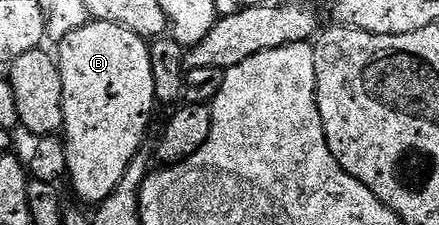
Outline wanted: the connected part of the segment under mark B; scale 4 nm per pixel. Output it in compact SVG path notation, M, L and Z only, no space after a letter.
M92 20L84 24L78 30L66 34L66 38L59 41L60 56L58 63L60 65L60 77L62 78L62 110L64 111L64 126L62 129L62 139L66 146L66 173L67 183L72 183L72 188L76 191L76 196L80 200L85 200L89 206L101 204L107 196L122 182L122 174L130 166L132 159L136 157L137 152L145 147L146 140L144 135L148 132L148 127L152 124L152 111L158 108L156 95L154 94L154 69L150 64L150 44L149 41L143 40L134 30L126 30L126 26L114 26L114 22L102 22L101 20Z

